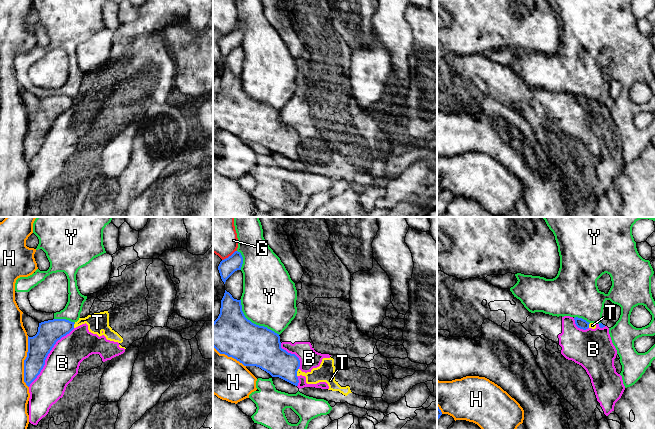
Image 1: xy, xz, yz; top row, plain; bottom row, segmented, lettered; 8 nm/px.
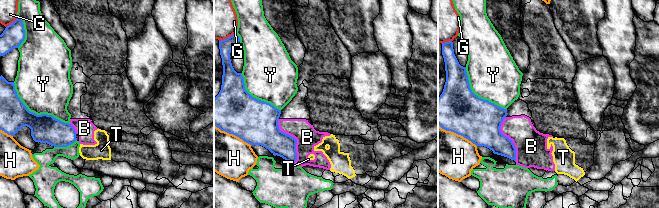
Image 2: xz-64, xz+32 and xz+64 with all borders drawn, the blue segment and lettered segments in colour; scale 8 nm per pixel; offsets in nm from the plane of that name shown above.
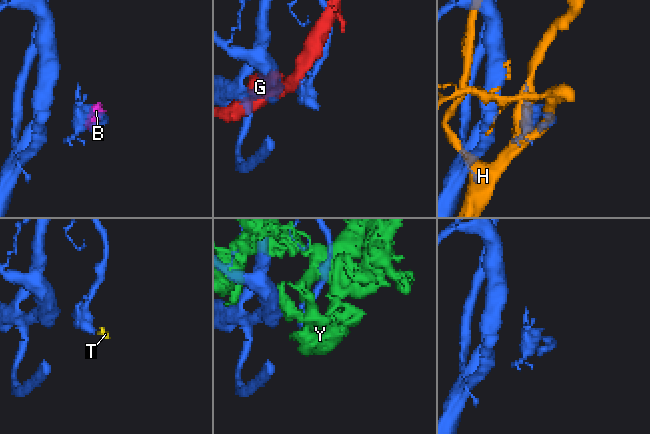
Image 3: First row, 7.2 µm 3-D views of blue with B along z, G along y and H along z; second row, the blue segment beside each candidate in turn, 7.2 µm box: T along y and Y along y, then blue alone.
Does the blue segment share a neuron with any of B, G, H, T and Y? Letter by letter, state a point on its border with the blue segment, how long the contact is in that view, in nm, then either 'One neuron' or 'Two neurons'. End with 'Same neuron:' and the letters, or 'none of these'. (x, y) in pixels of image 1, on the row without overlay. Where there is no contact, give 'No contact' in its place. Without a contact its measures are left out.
B: Touches blue at xy (47, 131). Shared border 600 nm. Two neurons
G: Touches blue at xz (229, 32). Shared border 150 nm. Two neurons
H: Touches blue at xy (24, 138). Shared border 420 nm. Two neurons
T: Touches blue at xz (296, 148). Shared border 70 nm. Two neurons
Y: Touches blue at xz (253, 99). Shared border 420 nm. Two neurons
Same neuron: none of these

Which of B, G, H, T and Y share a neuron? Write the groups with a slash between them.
B T / G / H / Y

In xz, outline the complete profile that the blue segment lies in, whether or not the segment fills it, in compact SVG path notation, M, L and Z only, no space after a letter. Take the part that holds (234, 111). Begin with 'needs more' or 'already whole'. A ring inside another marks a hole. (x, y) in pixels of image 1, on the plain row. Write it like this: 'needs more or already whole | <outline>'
already whole | M226 66L221 76L220 90L213 98L213 123L220 130L232 133L244 142L259 143L272 153L279 153L298 162L299 134L281 124L279 110L248 96L242 87L241 76L234 75Z

